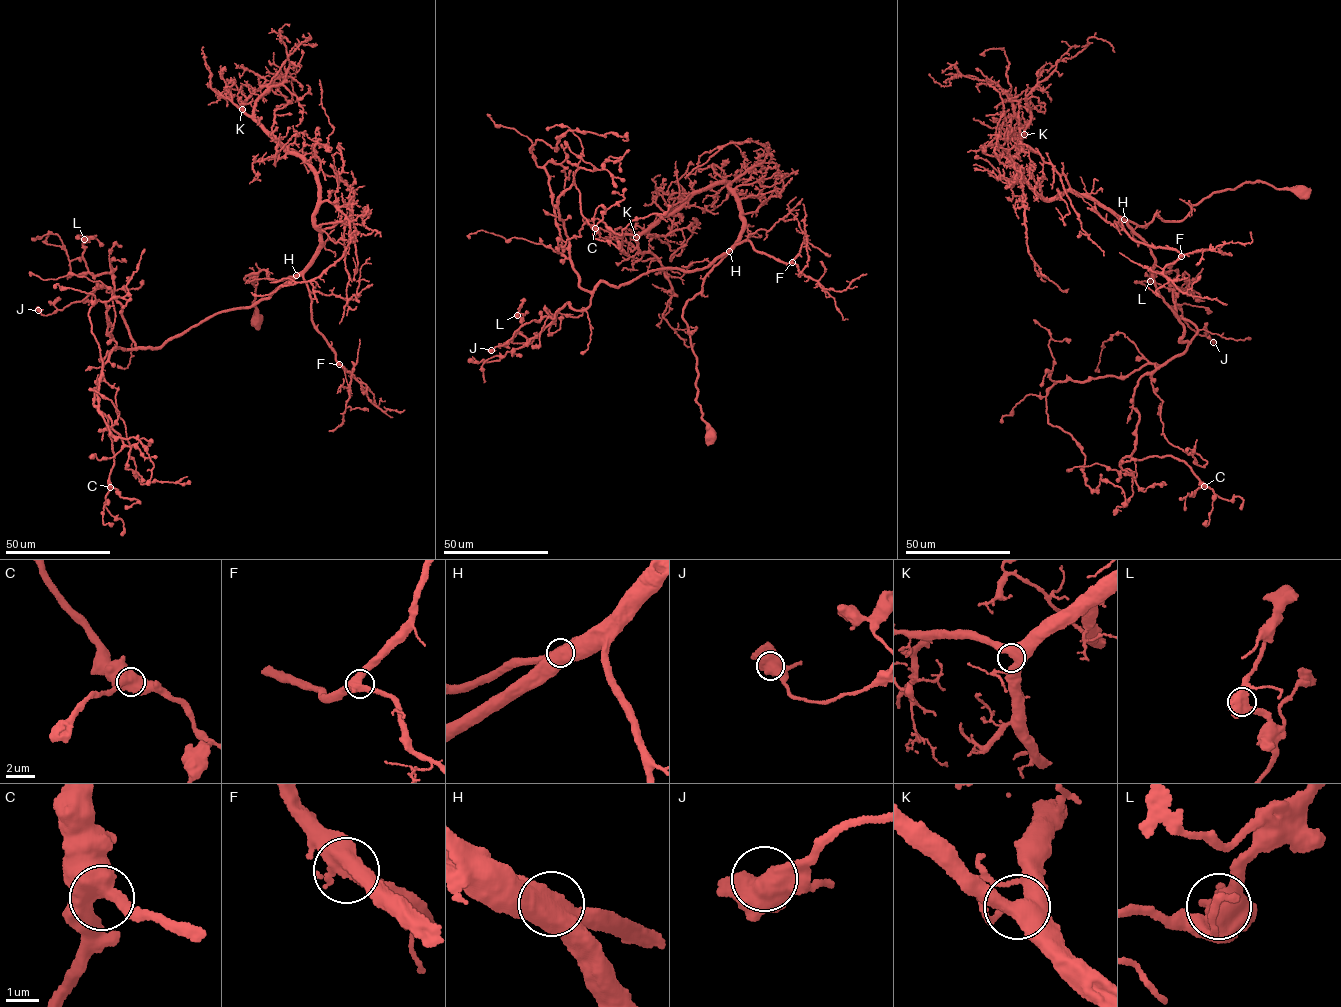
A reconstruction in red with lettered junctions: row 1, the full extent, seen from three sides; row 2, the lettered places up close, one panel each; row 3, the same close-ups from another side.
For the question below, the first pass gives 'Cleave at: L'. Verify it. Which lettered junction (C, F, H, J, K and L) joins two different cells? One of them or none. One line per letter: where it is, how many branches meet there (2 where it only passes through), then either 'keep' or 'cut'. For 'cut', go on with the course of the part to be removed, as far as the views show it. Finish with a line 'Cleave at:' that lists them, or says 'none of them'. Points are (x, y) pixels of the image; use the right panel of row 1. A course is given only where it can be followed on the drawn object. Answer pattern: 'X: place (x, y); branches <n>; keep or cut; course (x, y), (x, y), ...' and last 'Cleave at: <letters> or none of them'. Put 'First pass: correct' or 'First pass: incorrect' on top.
First pass: incorrect
C: place (1204, 486); branches 3; keep
F: place (1181, 256); branches 3; keep
H: place (1124, 219); branches 3; keep
J: place (1213, 342); branches 3; keep
K: place (1024, 134); branches 3; keep
L: place (1150, 281); branches 3; keep
Cleave at: none of them

